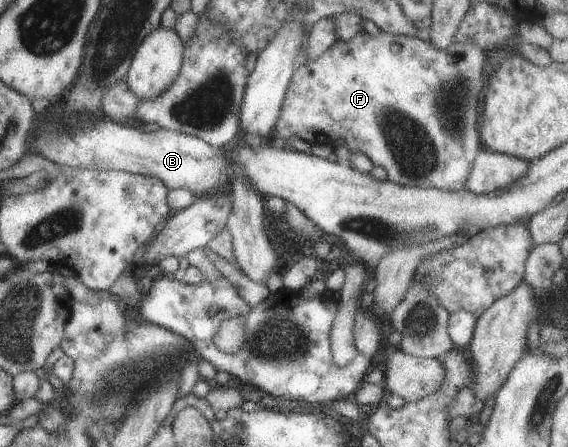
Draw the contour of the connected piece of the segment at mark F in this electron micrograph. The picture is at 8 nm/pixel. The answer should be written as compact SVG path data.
M359 31L349 41L336 40L319 57L315 57L309 63L300 64L293 71L277 120L273 125L273 133L277 138L286 139L295 136L309 144L326 144L333 148L338 144L345 145L349 152L359 151L359 153L363 153L373 163L373 166L381 166L386 172L386 180L397 185L417 185L417 187L427 187L427 189L461 191L464 189L463 178L468 175L472 162L480 153L477 115L479 115L479 91L485 83L483 54L481 47L477 47L473 43L463 43L463 41L455 41L445 49L437 49L437 47L433 47L433 45L429 45L429 43L423 42L414 36L389 35L389 33L383 33L383 31L379 31L377 35L370 35L367 32Z

